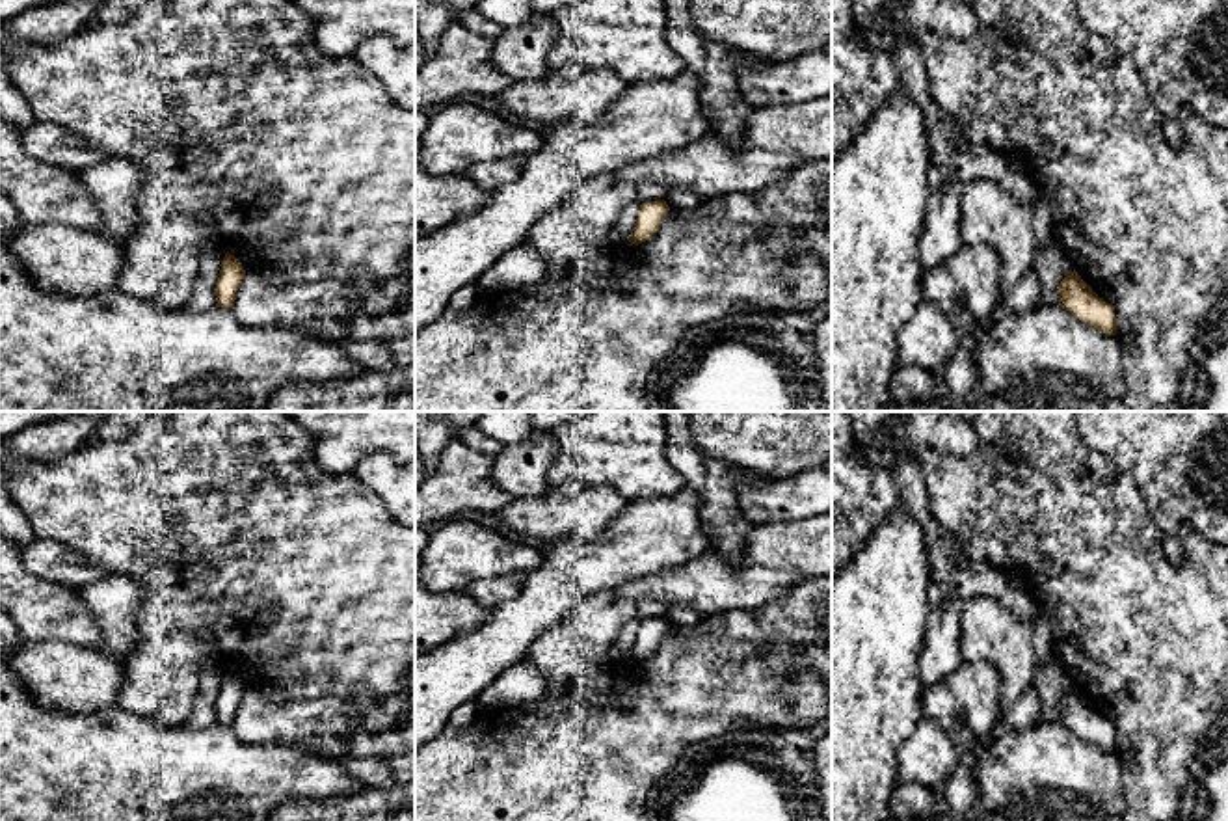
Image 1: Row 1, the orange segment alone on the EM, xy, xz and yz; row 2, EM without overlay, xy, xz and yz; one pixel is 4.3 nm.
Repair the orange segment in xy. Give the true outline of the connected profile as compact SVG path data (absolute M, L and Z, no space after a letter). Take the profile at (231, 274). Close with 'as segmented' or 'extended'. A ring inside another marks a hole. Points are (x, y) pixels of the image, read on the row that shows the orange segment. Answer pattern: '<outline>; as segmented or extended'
M227 251L221 261L220 277L216 281L216 307L233 309L244 277L246 270L242 262Z; as segmented

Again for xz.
M661 199L642 203L629 242L638 246L649 240L659 231L668 210L670 207Z; as segmented

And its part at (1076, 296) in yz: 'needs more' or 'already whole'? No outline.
already whole

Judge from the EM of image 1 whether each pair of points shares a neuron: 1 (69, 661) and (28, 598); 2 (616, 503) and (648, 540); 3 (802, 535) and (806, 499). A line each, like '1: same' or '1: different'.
1: different
2: different
3: different

